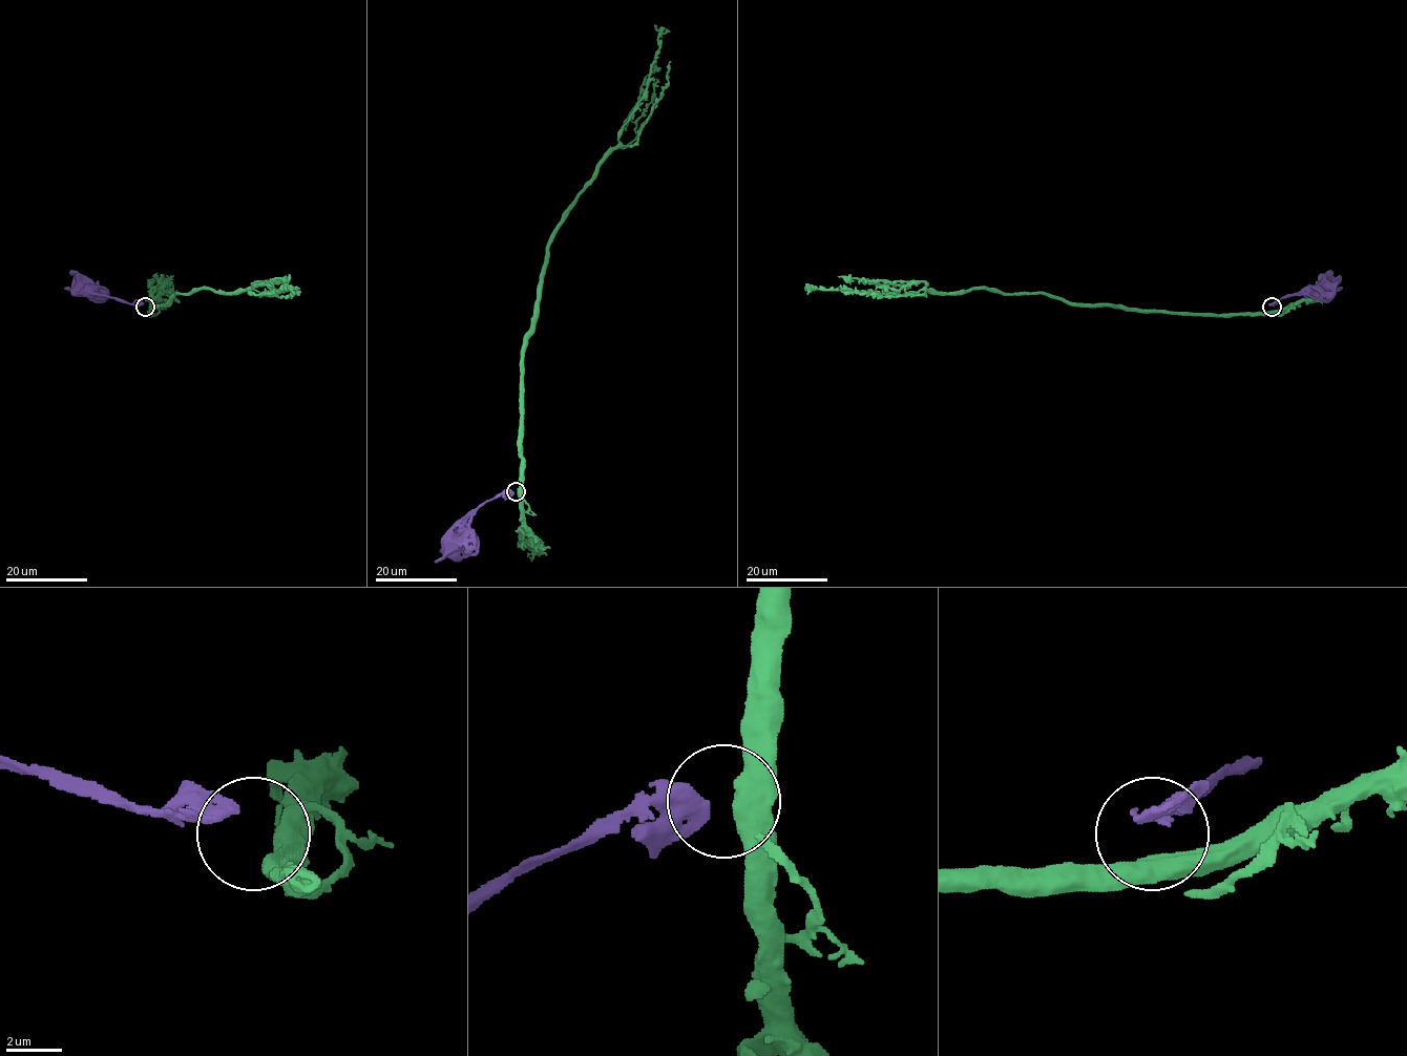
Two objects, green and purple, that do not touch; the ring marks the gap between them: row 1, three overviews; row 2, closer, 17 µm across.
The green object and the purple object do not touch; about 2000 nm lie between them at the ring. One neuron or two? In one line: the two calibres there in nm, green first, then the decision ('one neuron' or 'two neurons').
calibres 750 and 480 nm; one neuron

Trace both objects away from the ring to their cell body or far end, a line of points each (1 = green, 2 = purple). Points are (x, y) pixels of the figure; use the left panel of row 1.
1: (147, 311), (151, 314), (177, 293), (192, 290), (249, 290), (271, 294), (290, 287), (286, 286), (286, 290)
2: (144, 304), (92, 295), (85, 289)

